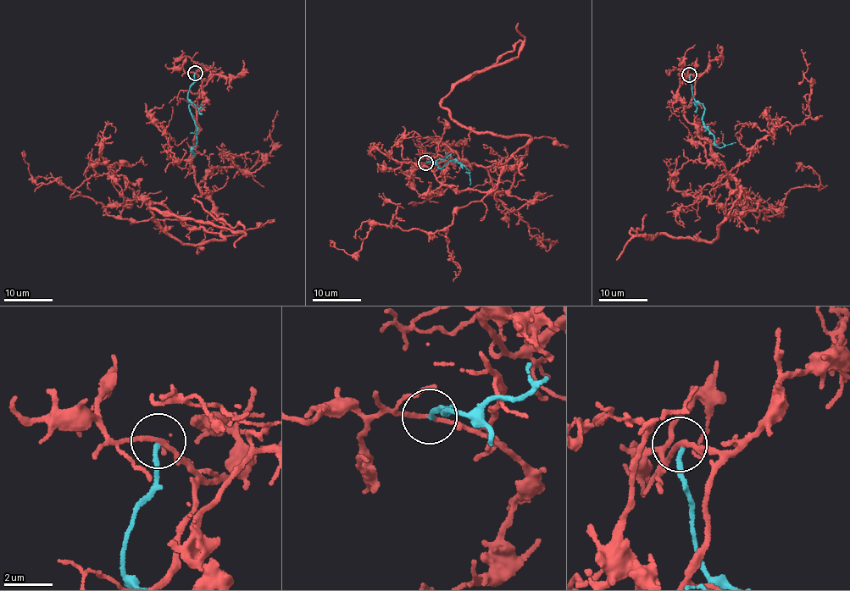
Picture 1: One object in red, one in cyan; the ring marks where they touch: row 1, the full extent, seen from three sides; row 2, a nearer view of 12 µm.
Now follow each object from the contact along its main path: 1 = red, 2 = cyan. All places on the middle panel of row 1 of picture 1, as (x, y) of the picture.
1: (426, 162), (443, 144), (484, 166), (525, 155), (529, 136), (478, 133), (441, 105), (522, 41), (467, 81)
2: (426, 162), (428, 161), (441, 168), (449, 160), (455, 159), (467, 169), (469, 185)

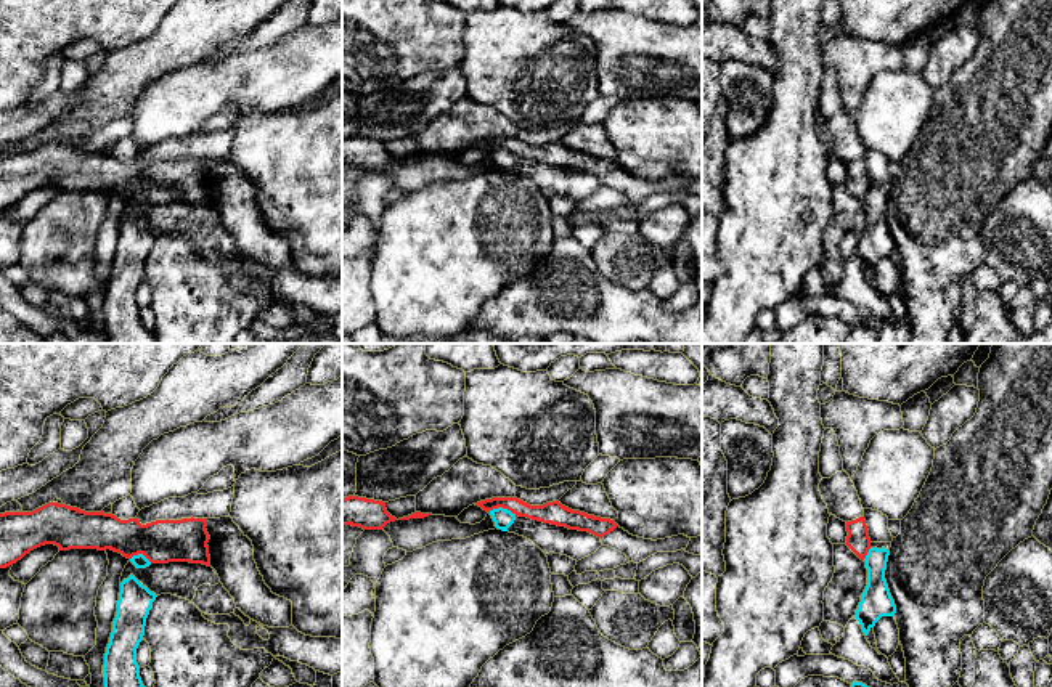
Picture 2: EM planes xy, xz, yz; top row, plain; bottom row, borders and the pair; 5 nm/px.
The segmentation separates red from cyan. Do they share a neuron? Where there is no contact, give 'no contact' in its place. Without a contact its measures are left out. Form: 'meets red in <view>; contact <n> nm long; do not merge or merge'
meets red in xz; contact 140 nm long; do not merge

